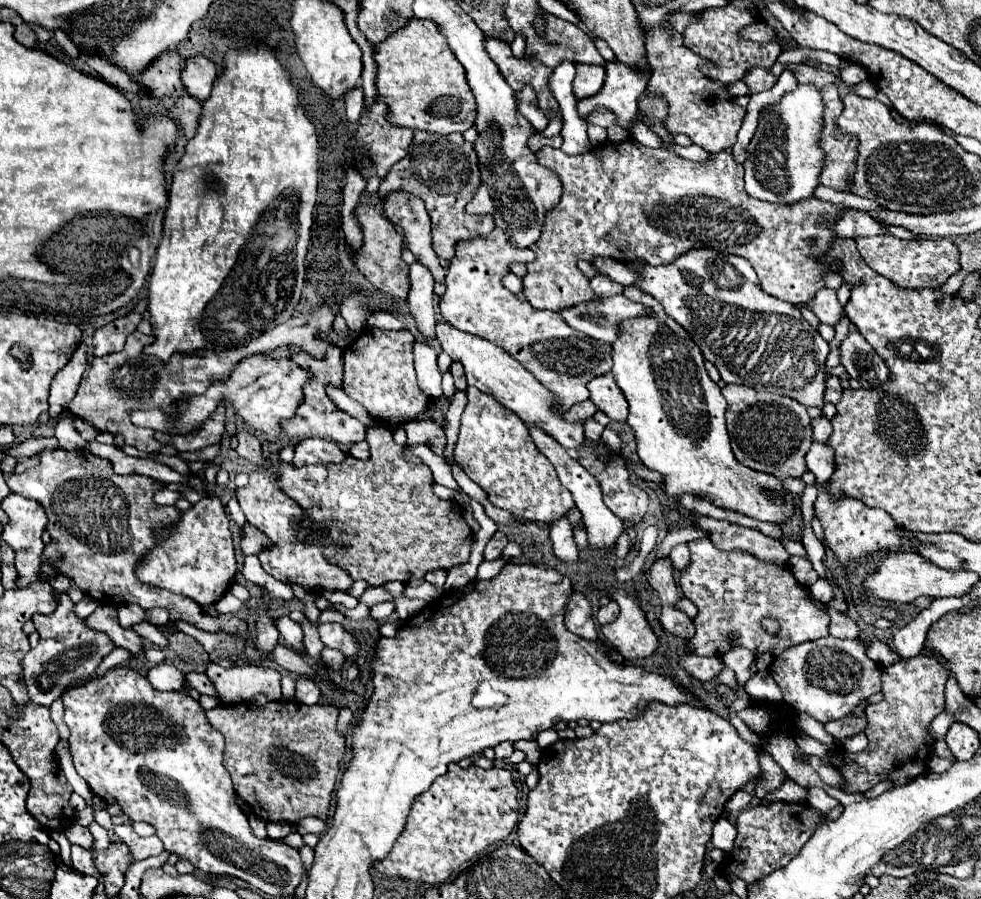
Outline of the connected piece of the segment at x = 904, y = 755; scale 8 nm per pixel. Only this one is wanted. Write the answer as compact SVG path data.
M922 654L884 668L884 700L866 708L866 736L870 740L868 748L860 754L848 754L842 748L834 750L834 756L846 762L846 766L840 768L846 780L846 792L866 792L880 780L892 780L902 786L914 776L926 772L926 760L934 746L934 740L928 734L928 726L944 710L946 680L948 672L934 658Z

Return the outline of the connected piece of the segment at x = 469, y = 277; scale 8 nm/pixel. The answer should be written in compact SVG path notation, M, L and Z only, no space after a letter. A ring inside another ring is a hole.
M494 228L484 238L466 240L458 244L456 256L454 260L450 260L450 268L446 274L446 292L440 298L438 306L442 318L450 326L462 332L468 330L470 334L498 344L518 360L524 354L524 358L520 360L522 366L554 394L564 410L568 410L576 402L588 400L586 384L592 378L610 372L612 348L598 340L590 340L588 336L580 336L552 312L538 312L502 284L502 278L510 274L510 264L528 264L534 258L536 254L528 248L510 248L510 242L500 228Z

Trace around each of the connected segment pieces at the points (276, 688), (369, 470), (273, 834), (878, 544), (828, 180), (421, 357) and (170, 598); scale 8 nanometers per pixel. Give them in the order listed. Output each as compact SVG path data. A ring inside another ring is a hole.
M214 662L208 664L206 676L216 688L216 694L226 704L238 704L252 700L256 694L264 694L272 700L280 700L280 672L276 668L262 668L252 664L222 668Z
M370 428L378 432L366 432L366 437L372 448L368 460L358 460L348 456L338 466L306 466L294 468L292 464L270 466L270 470L278 472L278 480L288 496L306 508L308 516L300 532L308 532L312 524L318 524L322 530L328 530L326 536L326 558L330 562L340 564L350 572L354 580L366 580L370 586L380 586L388 580L408 582L412 578L424 578L428 570L436 568L452 568L460 562L466 562L470 556L470 546L474 542L472 530L468 528L462 508L456 502L442 500L432 492L434 476L432 470L406 448L398 446L392 440L390 430L386 428ZM350 544L348 554L340 554L336 546Z
M268 822L266 830L268 830L270 838L284 838L290 832L294 832L296 828L294 828L294 824L288 824L288 822Z
M826 482L820 490L818 490L818 498L814 503L814 513L819 520L828 546L830 550L836 554L840 564L846 564L852 558L860 558L864 554L876 552L876 550L886 550L886 548L904 548L904 550L914 550L914 544L906 542L904 538L900 538L894 530L896 530L896 522L882 510L872 510L868 506L864 506L860 500L854 500L852 496L838 496L838 500L832 500L830 494L830 482Z
M822 88L822 102L824 102L824 122L822 122L822 132L820 132L820 148L824 150L824 166L820 170L820 184L824 186L830 186L838 192L850 192L850 176L854 174L856 170L856 158L858 158L858 138L854 134L844 134L840 132L836 120L838 120L838 114L842 114L844 106L842 106L842 100L838 96L838 90L836 88Z
M416 342L414 344L414 366L418 374L418 386L420 390L432 400L438 402L442 398L442 388L440 388L440 372L436 366L436 350L428 342Z
M46 448L40 452L40 464L26 470L24 474L10 476L8 486L16 494L42 502L48 514L46 530L52 536L52 542L44 548L42 560L62 556L62 560L56 564L58 572L74 580L86 596L110 606L130 602L142 606L144 610L156 606L166 608L170 622L184 620L204 632L210 630L210 634L224 632L242 640L244 646L258 650L258 644L250 636L246 620L232 616L223 623L221 618L213 619L200 606L190 604L190 598L140 584L140 580L134 576L136 562L156 546L152 530L156 528L160 532L166 524L172 524L178 518L178 508L158 506L152 500L152 494L162 488L162 482L142 474L118 476L108 460L94 456L86 448Z

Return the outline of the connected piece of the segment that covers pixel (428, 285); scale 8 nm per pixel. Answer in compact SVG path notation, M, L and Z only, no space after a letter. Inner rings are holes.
M414 262L410 266L410 284L412 290L408 294L410 314L416 320L416 326L424 340L434 340L434 278L428 268Z

